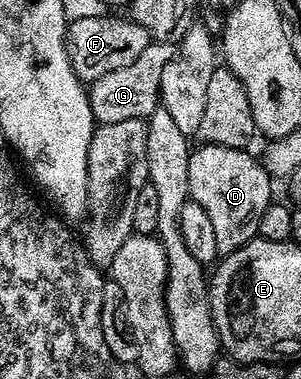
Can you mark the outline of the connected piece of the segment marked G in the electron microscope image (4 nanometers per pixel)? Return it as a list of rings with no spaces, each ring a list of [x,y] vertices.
[[[152,42],[141,50],[141,54],[129,66],[121,66],[121,70],[109,70],[109,74],[101,74],[101,78],[90,81],[89,97],[91,113],[99,124],[112,124],[126,120],[143,120],[151,115],[157,107],[159,87],[161,86],[161,70],[171,60],[173,48],[167,42]]]

